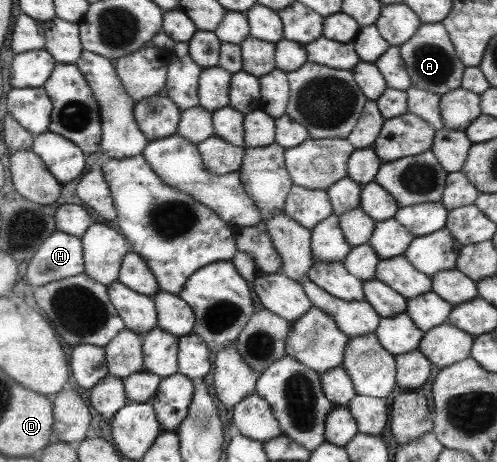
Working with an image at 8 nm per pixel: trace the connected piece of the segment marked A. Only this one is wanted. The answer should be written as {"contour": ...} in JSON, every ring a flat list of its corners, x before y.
{"contour":[[441,22,421,23,414,35,403,45,398,46,397,49,402,62,404,62,404,70,410,78,410,86,436,93,439,96,452,89,460,88,465,65,462,65,460,59,456,57,448,33,446,33]]}

